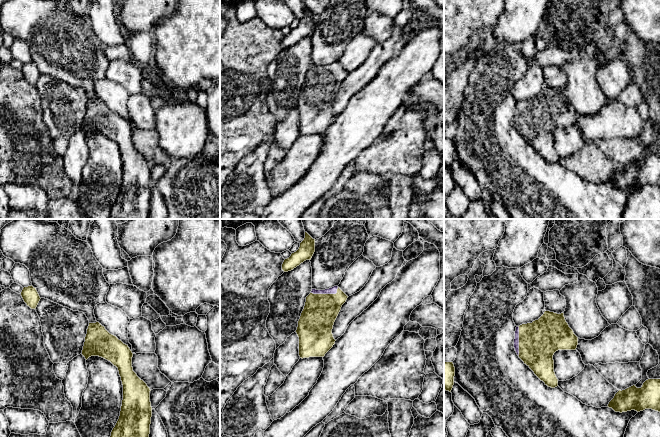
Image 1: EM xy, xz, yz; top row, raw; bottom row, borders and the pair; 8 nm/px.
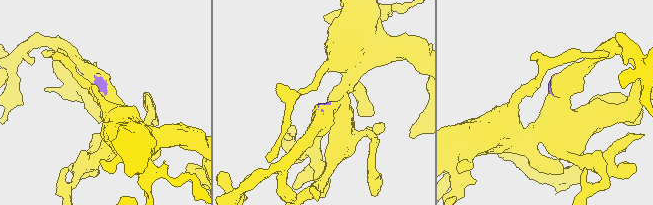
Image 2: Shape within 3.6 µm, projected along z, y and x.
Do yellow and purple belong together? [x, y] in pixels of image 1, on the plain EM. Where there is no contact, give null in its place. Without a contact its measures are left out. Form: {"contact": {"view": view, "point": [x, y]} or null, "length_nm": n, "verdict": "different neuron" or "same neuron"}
{"contact": {"view": "xz", "point": [326, 70]}, "length_nm": 220, "verdict": "same neuron"}

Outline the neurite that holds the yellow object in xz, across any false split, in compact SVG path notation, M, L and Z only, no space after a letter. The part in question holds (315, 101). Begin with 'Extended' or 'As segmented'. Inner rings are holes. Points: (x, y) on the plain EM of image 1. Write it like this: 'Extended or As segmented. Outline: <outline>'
Extended. Outline: M338 63L325 66L312 65L306 73L304 85L298 97L296 109L299 113L300 134L324 133L335 120L332 110L334 98L348 72Z

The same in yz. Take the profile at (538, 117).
Extended. Outline: M545 87L538 96L516 103L514 124L517 131L545 161L551 164L558 162L554 148L554 129L558 126L576 126L577 121L578 113L566 98L564 89Z

